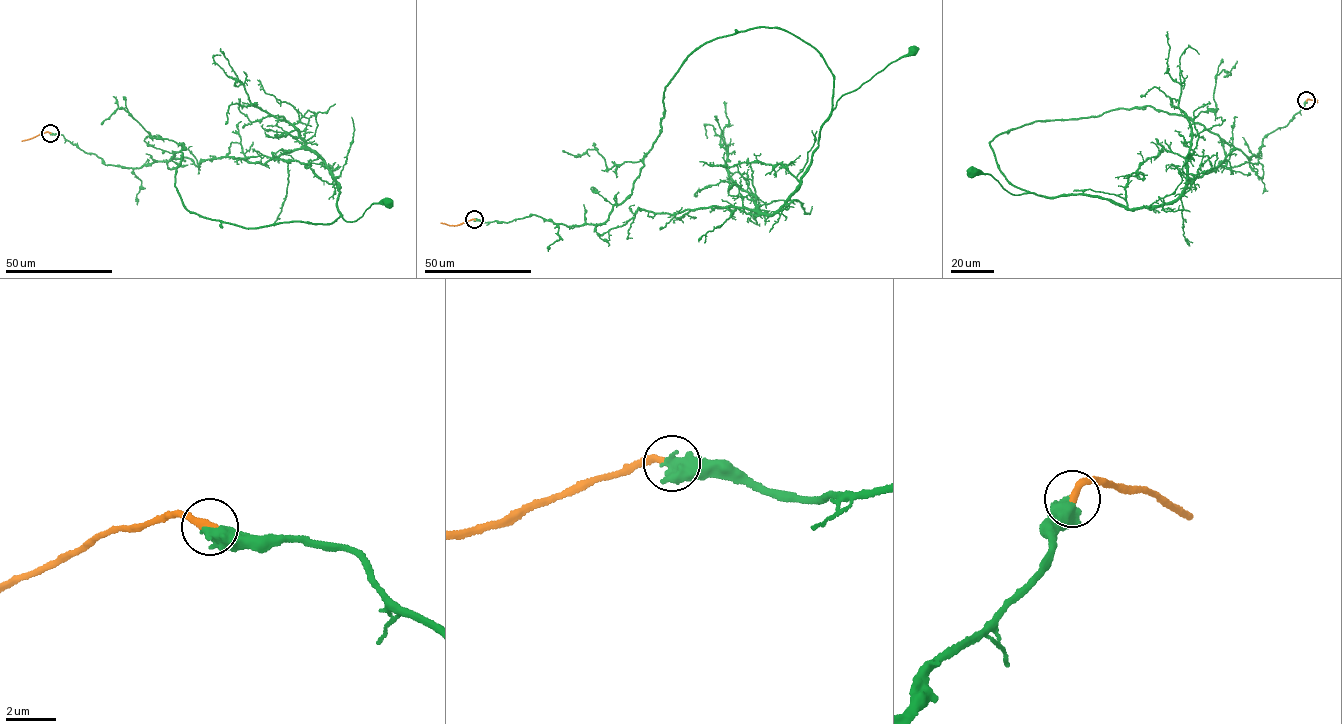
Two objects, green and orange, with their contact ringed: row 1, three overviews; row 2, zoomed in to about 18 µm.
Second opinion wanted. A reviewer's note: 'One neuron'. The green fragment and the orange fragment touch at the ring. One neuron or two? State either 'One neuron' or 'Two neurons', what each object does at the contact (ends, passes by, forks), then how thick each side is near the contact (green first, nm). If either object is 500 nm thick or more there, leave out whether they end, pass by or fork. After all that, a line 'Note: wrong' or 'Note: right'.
One neuron. Thickness 600 nm (green) against 320 nm
Note: right

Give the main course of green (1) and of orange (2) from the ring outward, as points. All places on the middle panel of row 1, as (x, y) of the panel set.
1: (474, 219), (603, 223), (659, 133), (665, 87), (719, 37), (777, 28), (816, 48), (833, 109), (913, 50)
2: (474, 219), (452, 225), (441, 223)

